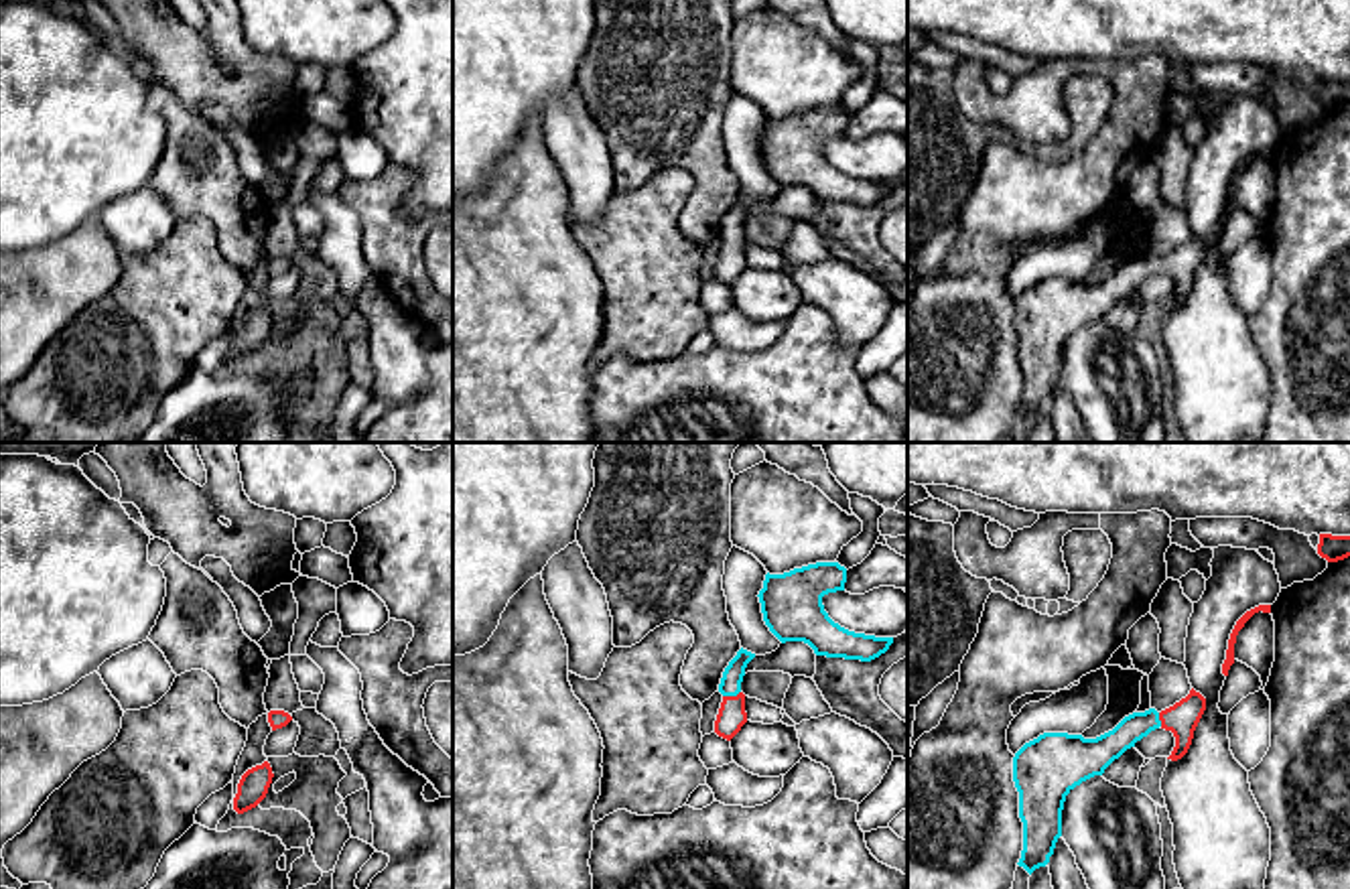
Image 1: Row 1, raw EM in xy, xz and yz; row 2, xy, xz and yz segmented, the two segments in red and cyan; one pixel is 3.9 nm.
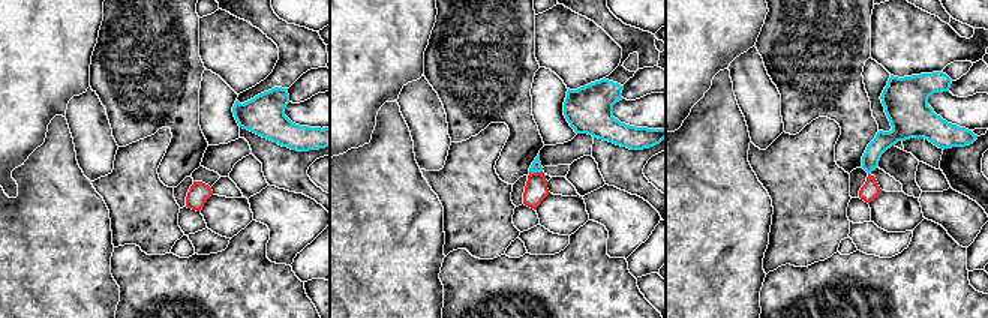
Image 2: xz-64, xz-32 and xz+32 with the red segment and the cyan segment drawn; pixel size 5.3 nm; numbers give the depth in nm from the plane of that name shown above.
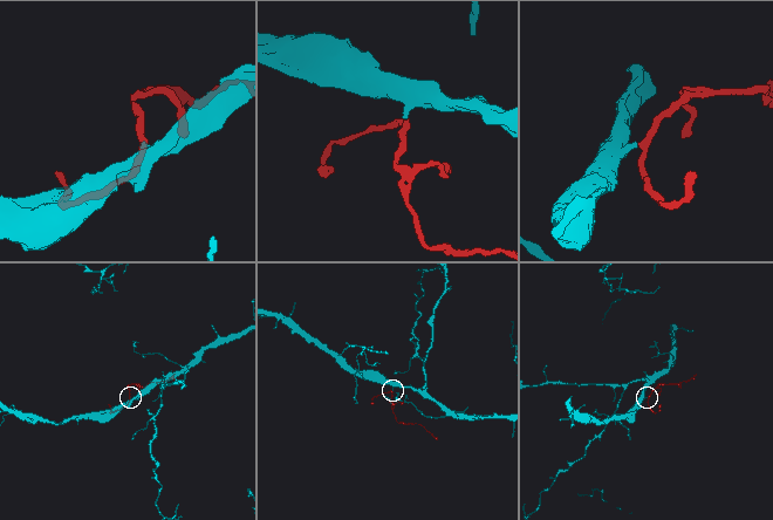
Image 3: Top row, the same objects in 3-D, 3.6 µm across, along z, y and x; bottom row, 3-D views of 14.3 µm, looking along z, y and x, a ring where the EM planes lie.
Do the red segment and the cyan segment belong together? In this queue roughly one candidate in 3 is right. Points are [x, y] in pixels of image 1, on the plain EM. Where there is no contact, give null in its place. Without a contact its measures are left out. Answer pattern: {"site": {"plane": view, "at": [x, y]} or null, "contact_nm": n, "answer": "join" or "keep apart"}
{"site": {"plane": "xz", "at": [731, 242]}, "contact_nm": 80, "answer": "join"}

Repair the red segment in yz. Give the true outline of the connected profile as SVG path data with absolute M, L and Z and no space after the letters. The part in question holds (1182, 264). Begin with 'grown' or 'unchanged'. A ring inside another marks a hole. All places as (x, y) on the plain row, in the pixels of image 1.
grown; M1192 233L1173 252L1161 258L1155 254L1133 258L1096 284L1043 278L1025 288L1013 302L1013 327L1019 337L1019 363L1023 367L1023 396L1017 410L1031 420L1050 408L1062 382L1066 341L1076 331L1102 321L1115 304L1159 272L1175 282L1175 292L1167 304L1182 304L1204 256L1206 244Z

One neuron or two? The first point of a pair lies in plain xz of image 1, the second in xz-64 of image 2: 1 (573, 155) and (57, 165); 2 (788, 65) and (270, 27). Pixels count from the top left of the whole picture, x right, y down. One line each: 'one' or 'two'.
1: two
2: two

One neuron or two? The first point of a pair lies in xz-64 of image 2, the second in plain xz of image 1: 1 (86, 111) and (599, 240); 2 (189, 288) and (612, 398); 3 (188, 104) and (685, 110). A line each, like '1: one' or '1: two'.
1: two
2: one
3: one

